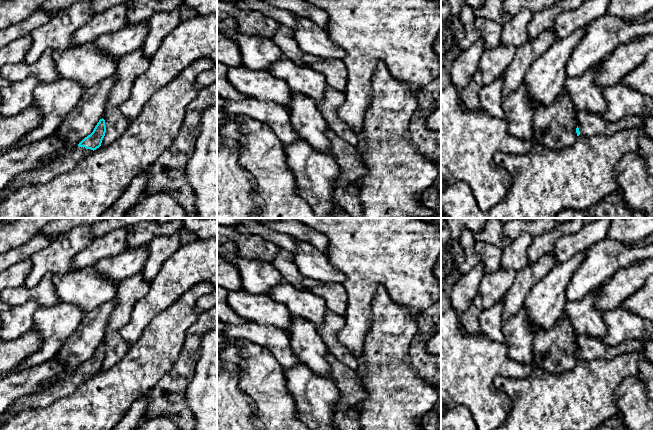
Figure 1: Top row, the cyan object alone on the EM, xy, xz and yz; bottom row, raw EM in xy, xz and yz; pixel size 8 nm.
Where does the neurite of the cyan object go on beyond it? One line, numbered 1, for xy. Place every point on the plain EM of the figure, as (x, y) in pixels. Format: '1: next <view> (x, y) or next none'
1: next xy (60, 388)

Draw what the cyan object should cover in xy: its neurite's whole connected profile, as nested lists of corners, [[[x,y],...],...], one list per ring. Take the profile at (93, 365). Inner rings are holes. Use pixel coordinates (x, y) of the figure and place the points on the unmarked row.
[[[102,342],[95,350],[93,356],[85,361],[74,374],[55,380],[43,392],[20,398],[7,410],[17,408],[21,412],[30,408],[42,408],[59,398],[70,395],[81,383],[101,370],[105,357],[106,349],[105,344]]]

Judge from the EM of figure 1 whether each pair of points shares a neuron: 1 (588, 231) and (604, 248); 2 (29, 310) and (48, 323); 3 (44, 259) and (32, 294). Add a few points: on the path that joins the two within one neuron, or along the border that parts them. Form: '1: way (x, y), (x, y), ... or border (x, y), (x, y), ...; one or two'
1: border (606, 237), (594, 243), (588, 249); two
2: border (39, 306), (34, 313), (32, 327); two
3: border (53, 275), (44, 275), (33, 287), (23, 285); two

